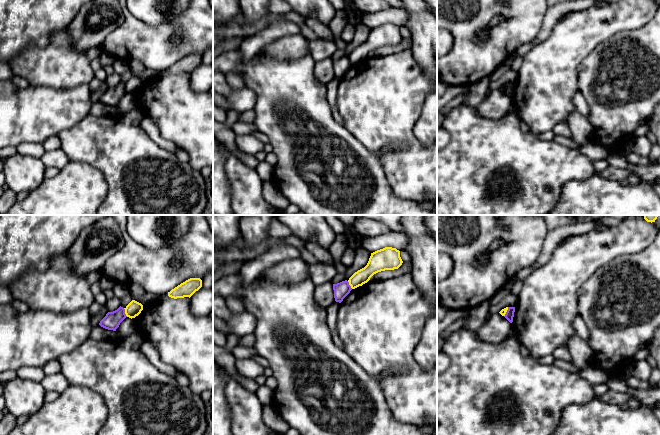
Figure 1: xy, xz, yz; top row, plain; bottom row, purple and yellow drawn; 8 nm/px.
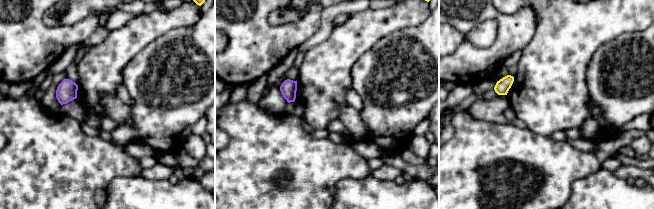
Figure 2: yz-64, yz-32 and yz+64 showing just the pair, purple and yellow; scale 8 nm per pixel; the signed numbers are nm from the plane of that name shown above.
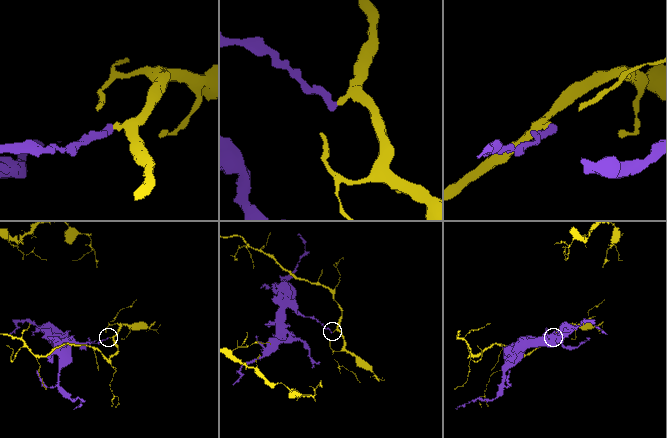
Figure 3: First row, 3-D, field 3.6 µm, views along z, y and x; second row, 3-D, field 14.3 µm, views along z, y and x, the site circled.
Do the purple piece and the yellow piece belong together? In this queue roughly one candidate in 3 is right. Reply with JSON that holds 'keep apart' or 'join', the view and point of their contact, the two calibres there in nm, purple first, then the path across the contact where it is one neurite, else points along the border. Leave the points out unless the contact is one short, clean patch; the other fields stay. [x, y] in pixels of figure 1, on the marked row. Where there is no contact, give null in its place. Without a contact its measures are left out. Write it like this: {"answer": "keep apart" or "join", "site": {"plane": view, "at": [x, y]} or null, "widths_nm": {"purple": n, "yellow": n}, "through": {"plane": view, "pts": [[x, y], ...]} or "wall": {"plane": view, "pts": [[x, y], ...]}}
{"answer": "keep apart", "site": {"plane": "xy", "at": [124, 312]}, "widths_nm": {"purple": 140, "yellow": 120}, "wall": {"plane": "xy", "pts": [[123, 308], [127, 316]]}}

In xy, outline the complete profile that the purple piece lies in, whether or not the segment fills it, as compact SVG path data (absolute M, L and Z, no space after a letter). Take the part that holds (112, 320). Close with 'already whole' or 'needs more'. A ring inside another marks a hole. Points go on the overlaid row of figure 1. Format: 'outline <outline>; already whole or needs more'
outline M120 306L117 310L108 312L99 325L105 329L116 331L126 317L125 309Z; already whole

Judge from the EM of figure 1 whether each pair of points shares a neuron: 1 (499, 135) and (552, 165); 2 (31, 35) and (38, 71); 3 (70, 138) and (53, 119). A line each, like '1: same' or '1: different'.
1: same
2: different
3: different

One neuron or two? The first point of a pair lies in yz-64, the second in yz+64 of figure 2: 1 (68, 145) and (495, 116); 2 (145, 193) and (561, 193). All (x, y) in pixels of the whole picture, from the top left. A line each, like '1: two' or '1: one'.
1: two
2: two

